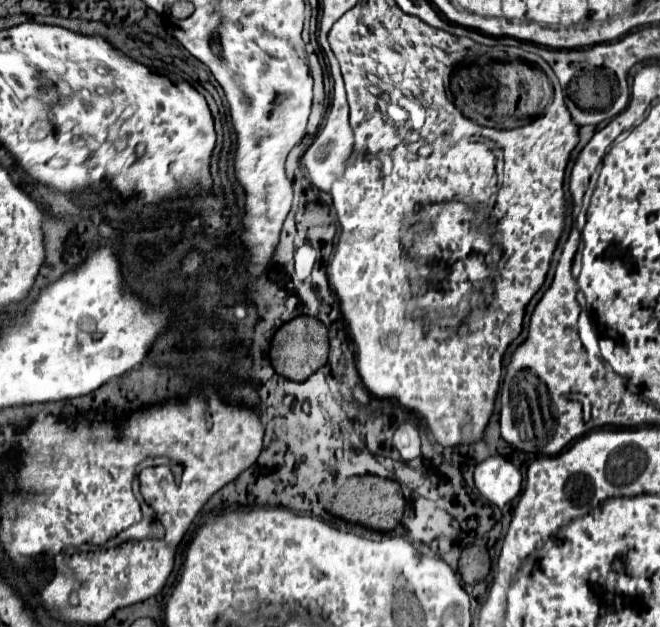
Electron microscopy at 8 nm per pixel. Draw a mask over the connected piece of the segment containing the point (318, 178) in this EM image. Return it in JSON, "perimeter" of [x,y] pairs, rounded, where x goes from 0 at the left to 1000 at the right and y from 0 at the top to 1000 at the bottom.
{"perimeter":[[[503,102],[503,105],[506,108],[500,112],[500,118],[506,124],[506,156],[503,156],[500,175],[491,188],[491,201],[482,207],[482,214],[476,217],[476,226],[470,230],[470,236],[458,249],[458,262],[464,268],[470,290],[488,306],[500,306],[503,290],[521,278],[524,262],[527,262],[533,239],[536,239],[536,217],[533,217],[533,204],[527,198],[527,166],[524,166],[524,147],[521,147],[518,121],[515,121],[515,112],[509,108],[509,102]]]}

